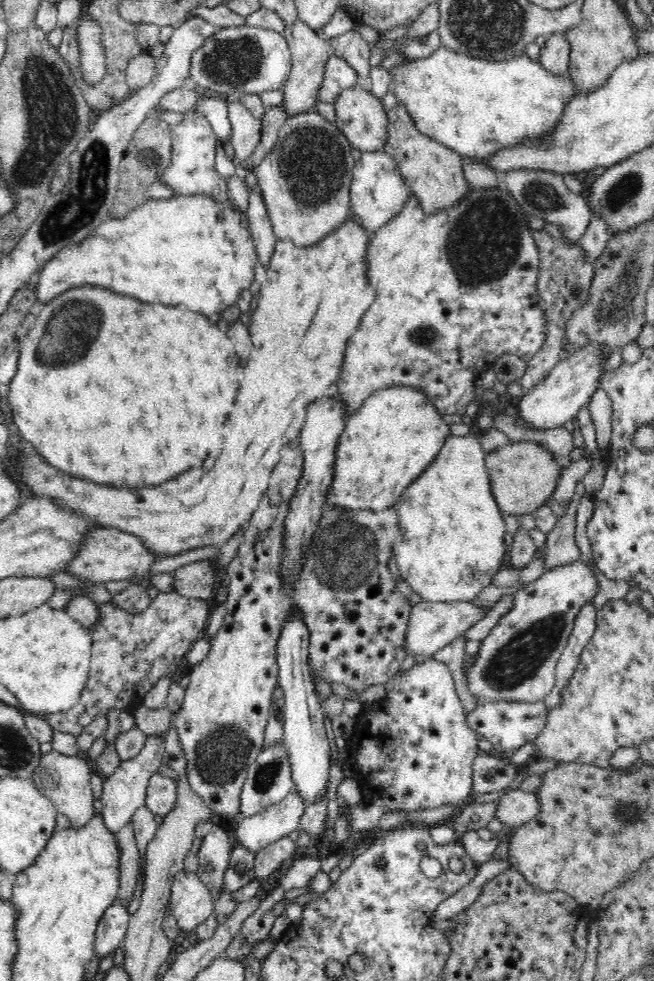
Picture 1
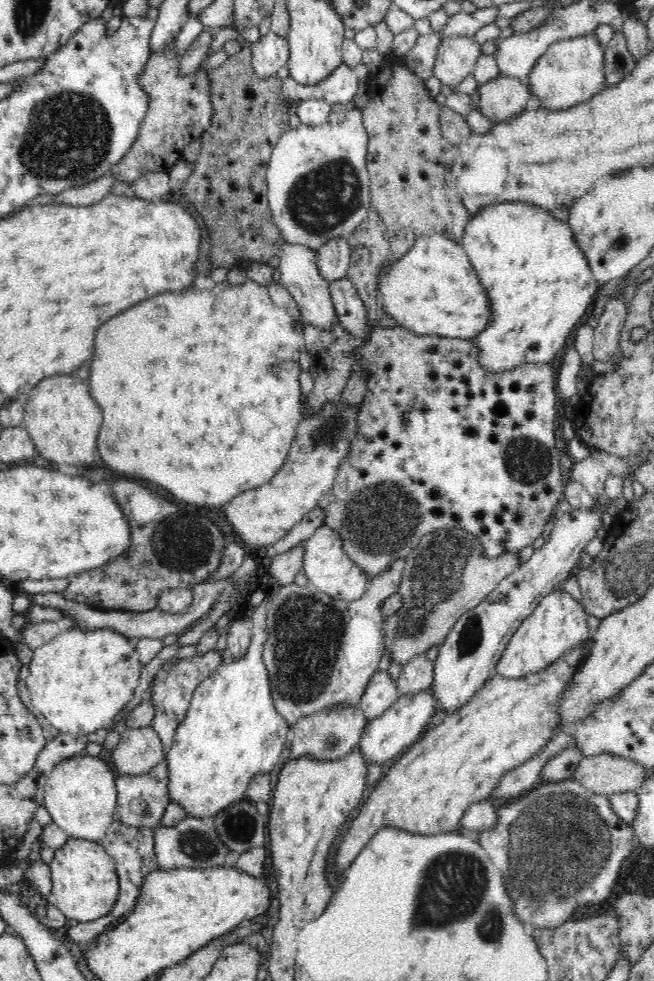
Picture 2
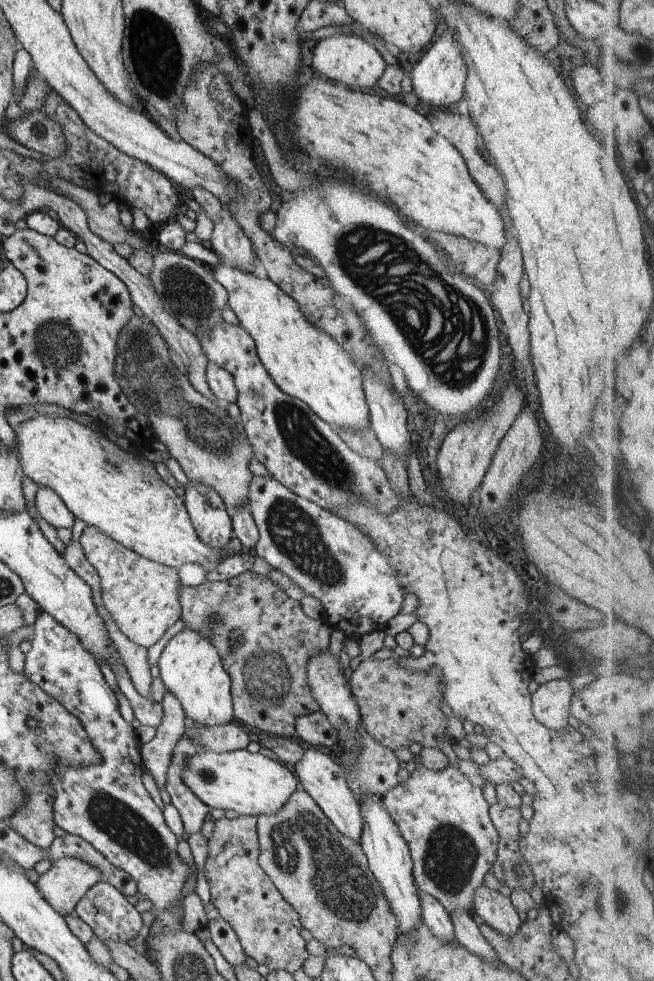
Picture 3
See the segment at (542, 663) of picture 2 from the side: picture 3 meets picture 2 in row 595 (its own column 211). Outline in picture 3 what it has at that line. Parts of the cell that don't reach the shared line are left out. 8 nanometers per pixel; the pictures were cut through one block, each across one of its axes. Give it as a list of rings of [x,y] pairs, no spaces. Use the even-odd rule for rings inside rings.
[[[42,414],[22,422],[15,428],[15,433],[22,473],[31,478],[39,488],[52,489],[75,519],[82,520],[87,527],[97,529],[139,556],[174,570],[184,564],[195,563],[208,572],[222,562],[218,551],[198,539],[183,500],[157,474],[154,463],[149,462],[147,465],[72,418]]]

